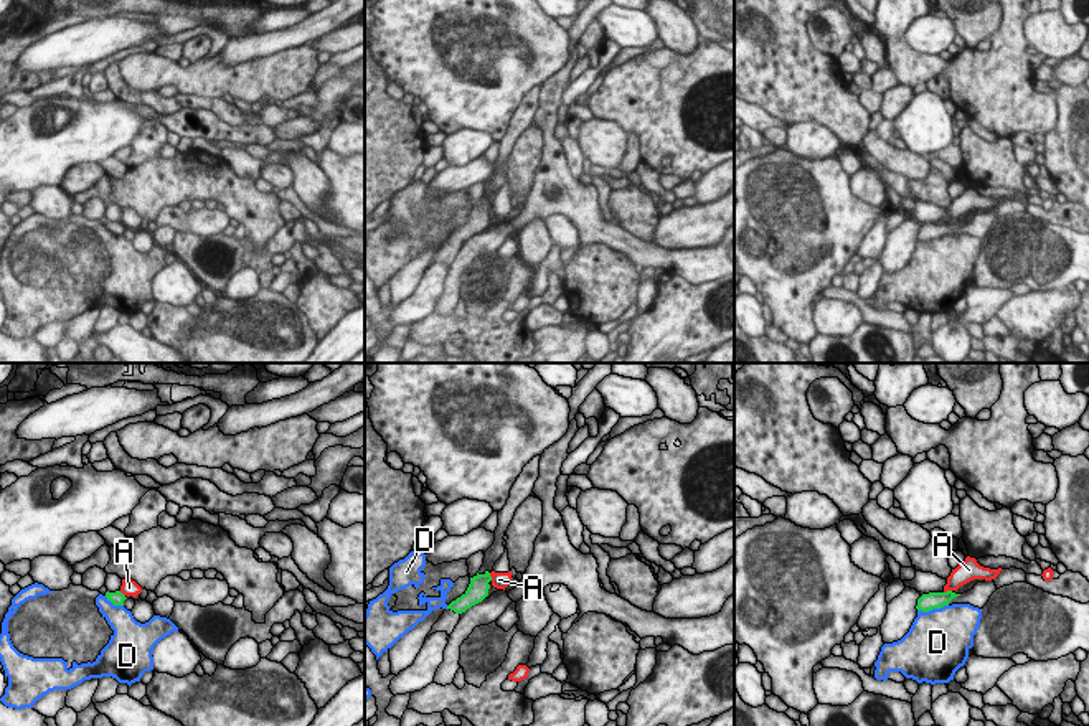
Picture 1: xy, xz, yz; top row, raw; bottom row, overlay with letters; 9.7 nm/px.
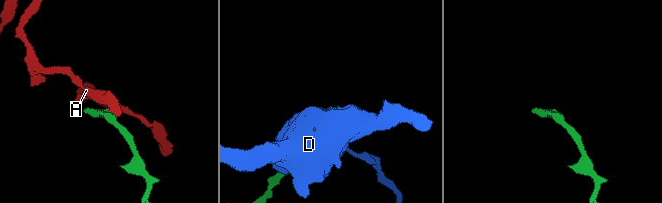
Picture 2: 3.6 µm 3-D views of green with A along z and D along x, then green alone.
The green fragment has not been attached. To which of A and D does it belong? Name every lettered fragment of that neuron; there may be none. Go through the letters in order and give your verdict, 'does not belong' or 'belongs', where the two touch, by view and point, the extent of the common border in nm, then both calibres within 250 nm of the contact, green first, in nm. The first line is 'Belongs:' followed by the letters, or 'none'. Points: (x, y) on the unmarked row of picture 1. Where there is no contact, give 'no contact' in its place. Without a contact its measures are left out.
Belongs: none
A: does not belong | xz (490, 207) | 90 nm | 200/160 nm
D: does not belong | yz (933, 238) | 320 nm | 170/480 nm

